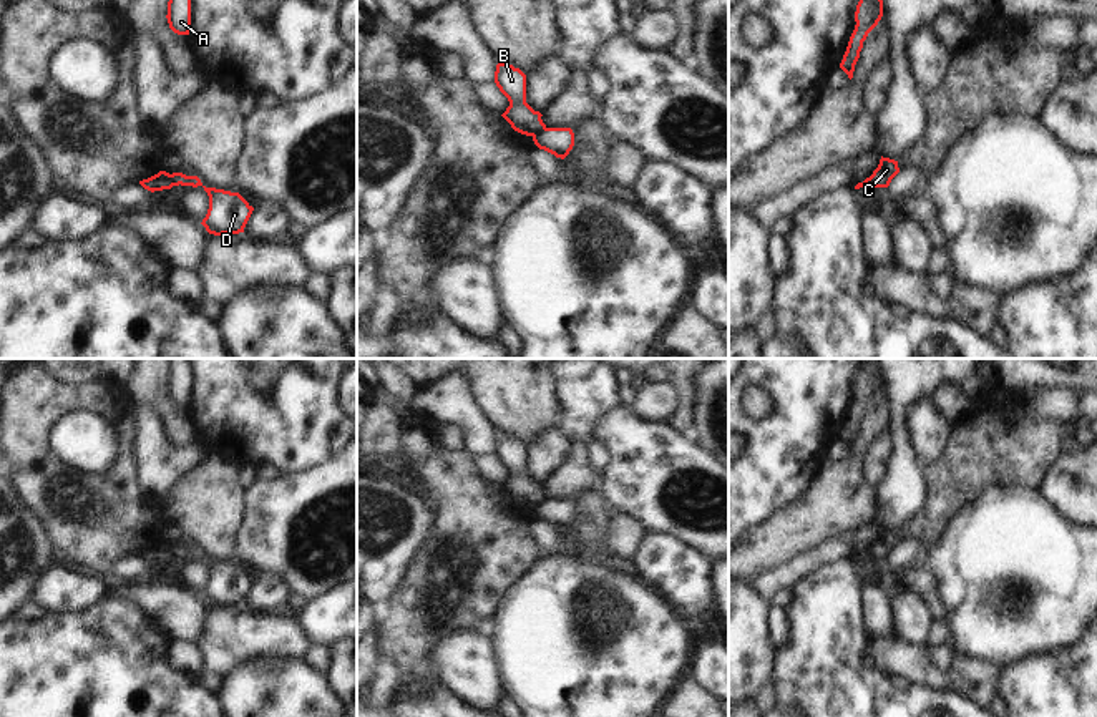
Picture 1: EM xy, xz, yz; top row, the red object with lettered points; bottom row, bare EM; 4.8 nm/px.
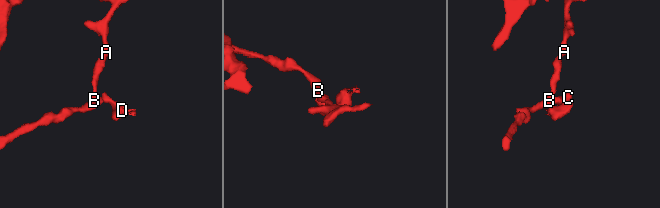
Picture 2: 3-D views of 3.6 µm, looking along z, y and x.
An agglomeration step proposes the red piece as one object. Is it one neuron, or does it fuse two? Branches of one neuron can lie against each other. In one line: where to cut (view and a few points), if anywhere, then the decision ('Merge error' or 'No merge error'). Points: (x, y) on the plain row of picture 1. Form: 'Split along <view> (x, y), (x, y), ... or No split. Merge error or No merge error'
Split along xz (545, 498), (533, 508). Merge error

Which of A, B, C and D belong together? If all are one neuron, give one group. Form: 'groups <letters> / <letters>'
groups A B / C D

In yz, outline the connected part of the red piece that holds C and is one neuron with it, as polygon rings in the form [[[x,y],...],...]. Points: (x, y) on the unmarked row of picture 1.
[[[883,529],[880,531],[878,539],[870,548],[875,559],[888,559],[891,551],[900,544],[898,533]]]

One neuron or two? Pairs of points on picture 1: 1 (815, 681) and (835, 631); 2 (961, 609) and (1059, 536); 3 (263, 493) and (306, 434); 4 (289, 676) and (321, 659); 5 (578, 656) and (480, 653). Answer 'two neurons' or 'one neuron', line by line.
1: one neuron
2: one neuron
3: two neurons
4: two neurons
5: two neurons

